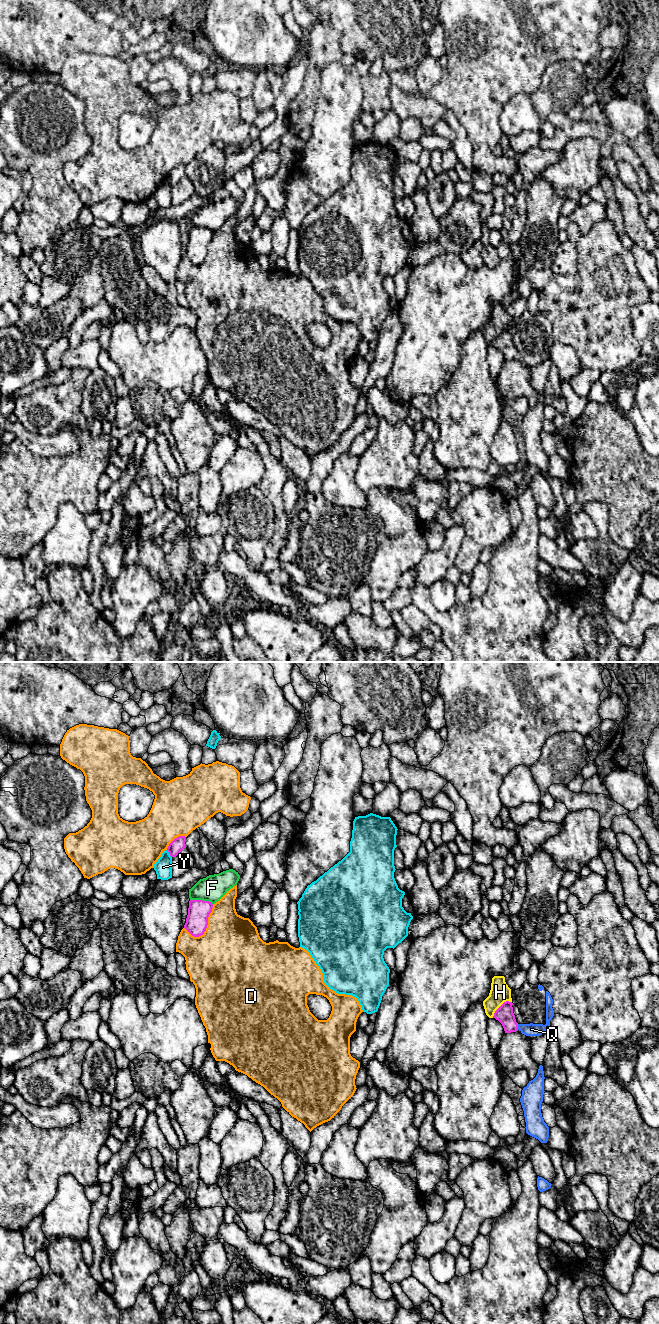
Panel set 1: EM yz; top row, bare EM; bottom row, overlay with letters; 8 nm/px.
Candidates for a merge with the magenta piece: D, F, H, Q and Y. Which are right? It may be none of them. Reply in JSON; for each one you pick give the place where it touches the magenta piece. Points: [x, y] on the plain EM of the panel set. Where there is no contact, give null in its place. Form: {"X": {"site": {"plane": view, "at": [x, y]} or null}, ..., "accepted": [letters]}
{"Q": {"site": {"plane": "yz", "at": [517, 355]}}, "accepted": ["Q"]}

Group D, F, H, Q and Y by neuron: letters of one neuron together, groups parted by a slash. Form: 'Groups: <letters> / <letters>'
Groups: D / F / H / Q / Y

